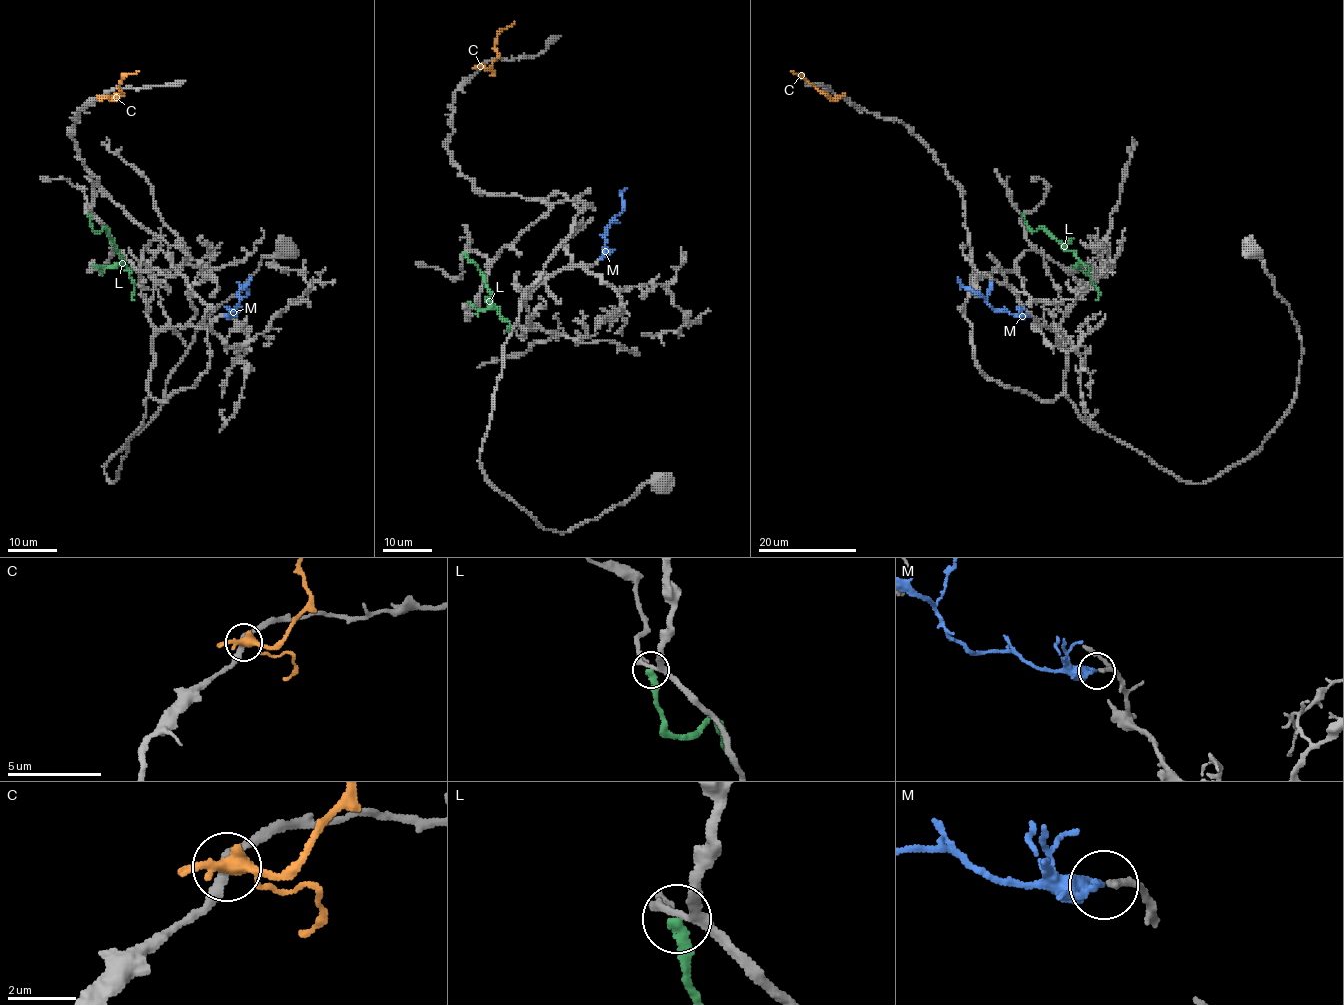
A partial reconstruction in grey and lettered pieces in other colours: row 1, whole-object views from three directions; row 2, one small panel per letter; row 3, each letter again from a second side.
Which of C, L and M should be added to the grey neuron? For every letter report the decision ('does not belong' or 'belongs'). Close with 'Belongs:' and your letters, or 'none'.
C: does not belong
L: does not belong
M: belongs
Belongs: M

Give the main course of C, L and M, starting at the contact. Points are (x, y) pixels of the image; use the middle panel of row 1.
C: (480, 66), (488, 67), (491, 64), (497, 55), (496, 35), (515, 22)
L: (464, 253), (493, 294), (491, 302), (497, 313), (510, 324), (507, 329), (508, 325)
M: (601, 259), (605, 249), (605, 228), (621, 211), (621, 192), (628, 189)

